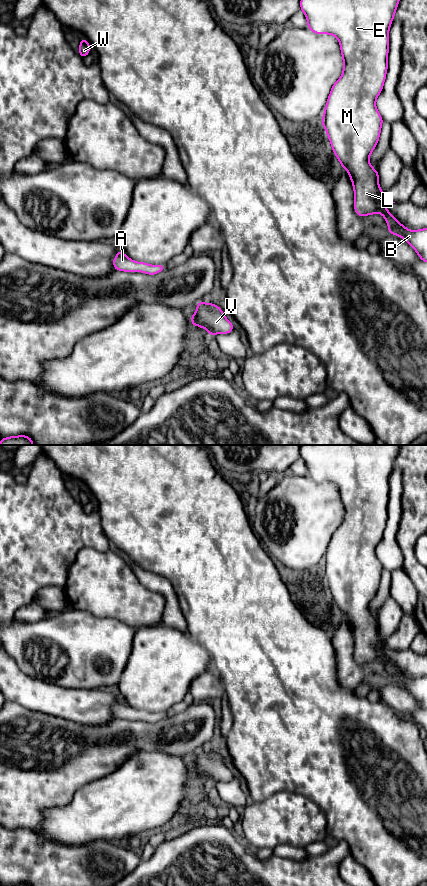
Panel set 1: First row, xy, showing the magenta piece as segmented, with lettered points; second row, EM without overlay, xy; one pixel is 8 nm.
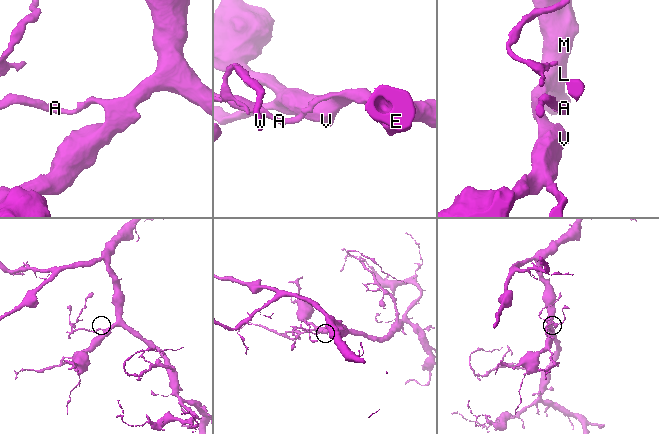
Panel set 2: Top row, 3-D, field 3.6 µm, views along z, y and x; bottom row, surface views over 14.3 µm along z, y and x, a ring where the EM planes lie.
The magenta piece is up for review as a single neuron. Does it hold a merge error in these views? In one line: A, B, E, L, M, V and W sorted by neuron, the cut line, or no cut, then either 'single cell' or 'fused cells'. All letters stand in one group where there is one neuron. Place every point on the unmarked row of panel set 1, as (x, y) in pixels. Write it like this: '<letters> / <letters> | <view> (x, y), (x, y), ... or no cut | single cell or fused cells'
A B E L M V W | no cut | single cell

